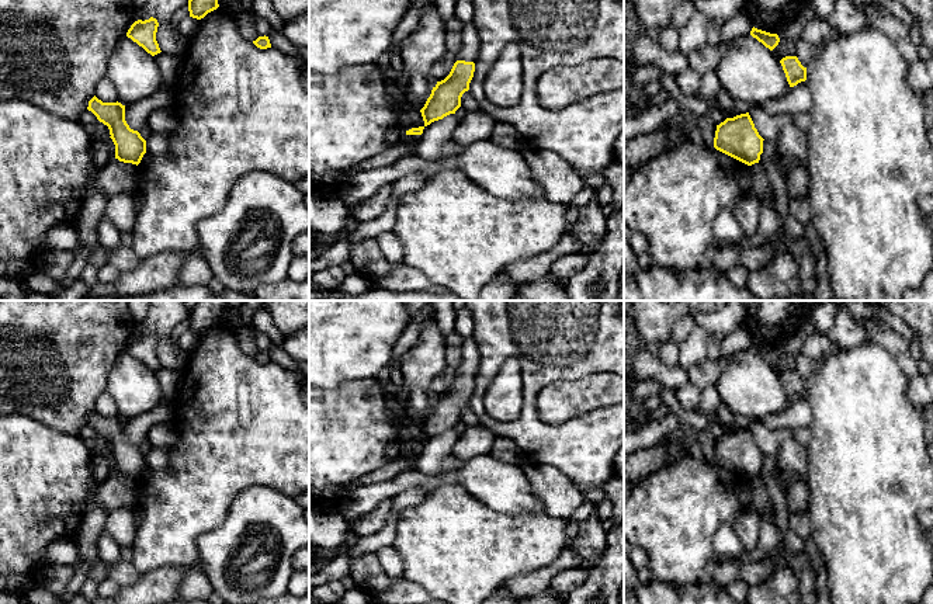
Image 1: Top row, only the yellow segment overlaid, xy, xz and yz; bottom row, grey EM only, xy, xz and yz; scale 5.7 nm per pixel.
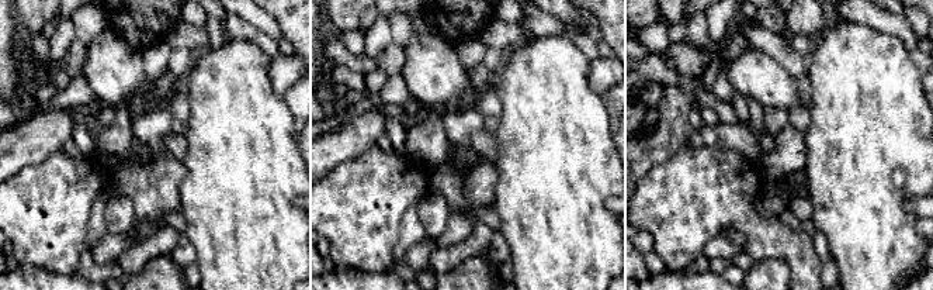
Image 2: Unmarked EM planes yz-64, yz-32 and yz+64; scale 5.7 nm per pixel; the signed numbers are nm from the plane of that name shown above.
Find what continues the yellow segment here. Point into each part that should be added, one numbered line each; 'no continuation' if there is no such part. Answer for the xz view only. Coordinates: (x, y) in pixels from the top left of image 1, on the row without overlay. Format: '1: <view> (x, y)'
1: xz (471, 356)

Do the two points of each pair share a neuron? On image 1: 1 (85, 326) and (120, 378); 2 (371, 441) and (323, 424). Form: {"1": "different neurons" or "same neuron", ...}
{"1": "different neurons", "2": "same neuron"}

